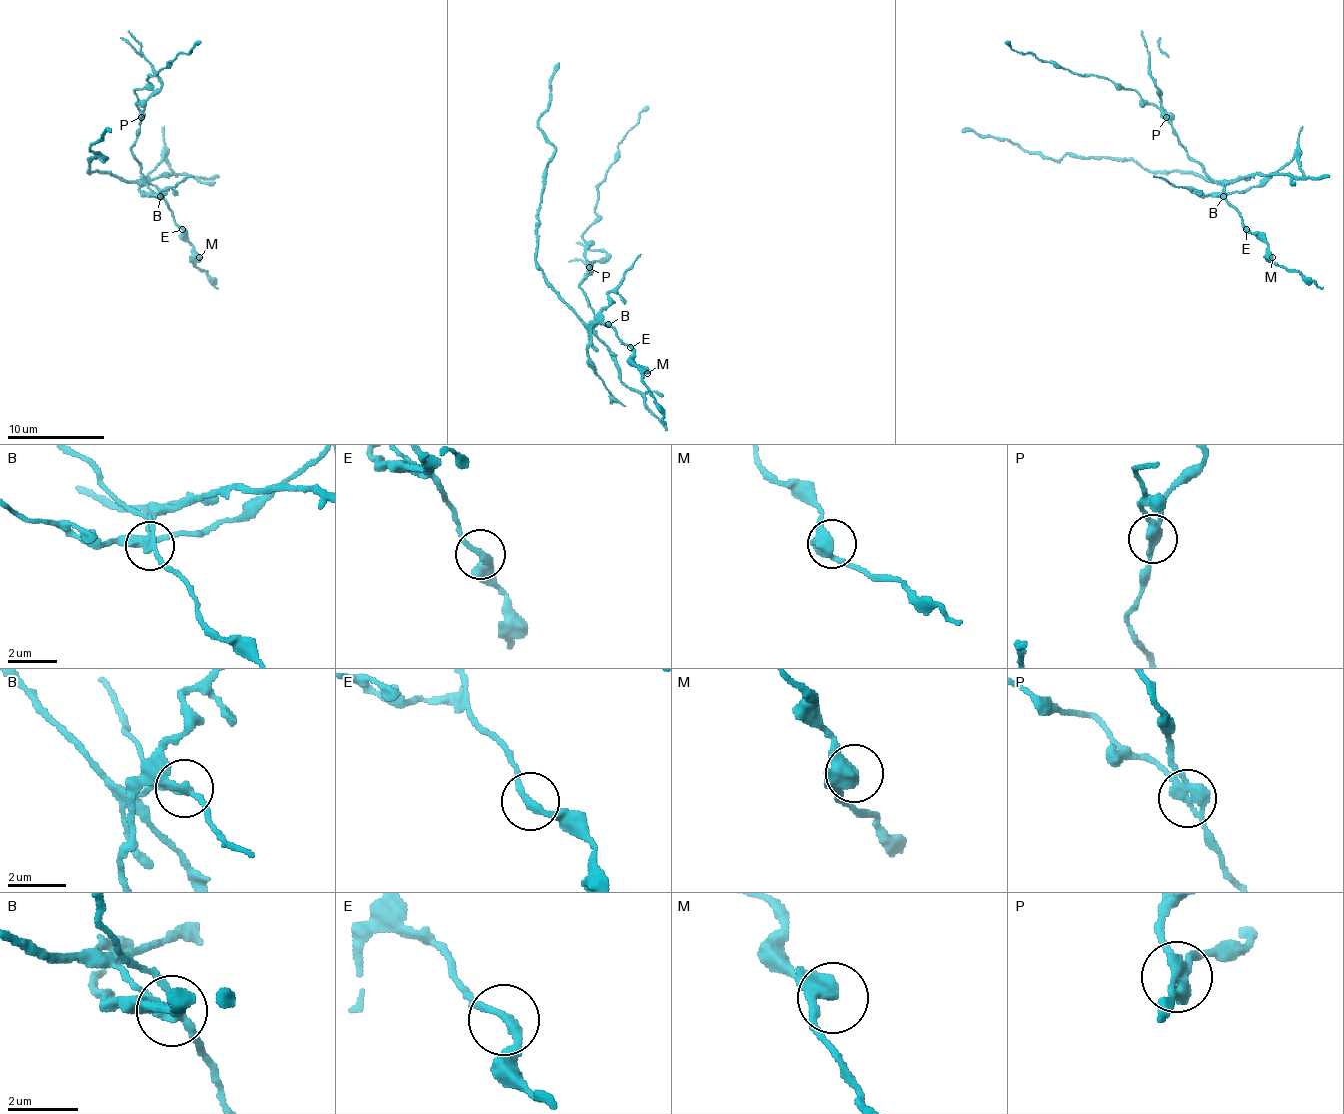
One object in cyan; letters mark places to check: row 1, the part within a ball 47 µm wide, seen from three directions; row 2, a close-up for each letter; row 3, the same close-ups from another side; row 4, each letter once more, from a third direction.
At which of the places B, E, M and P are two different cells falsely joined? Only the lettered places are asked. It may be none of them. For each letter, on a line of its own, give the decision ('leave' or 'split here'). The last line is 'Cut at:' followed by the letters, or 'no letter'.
B: split here
E: leave
M: leave
P: split here
Cut at: B, P

